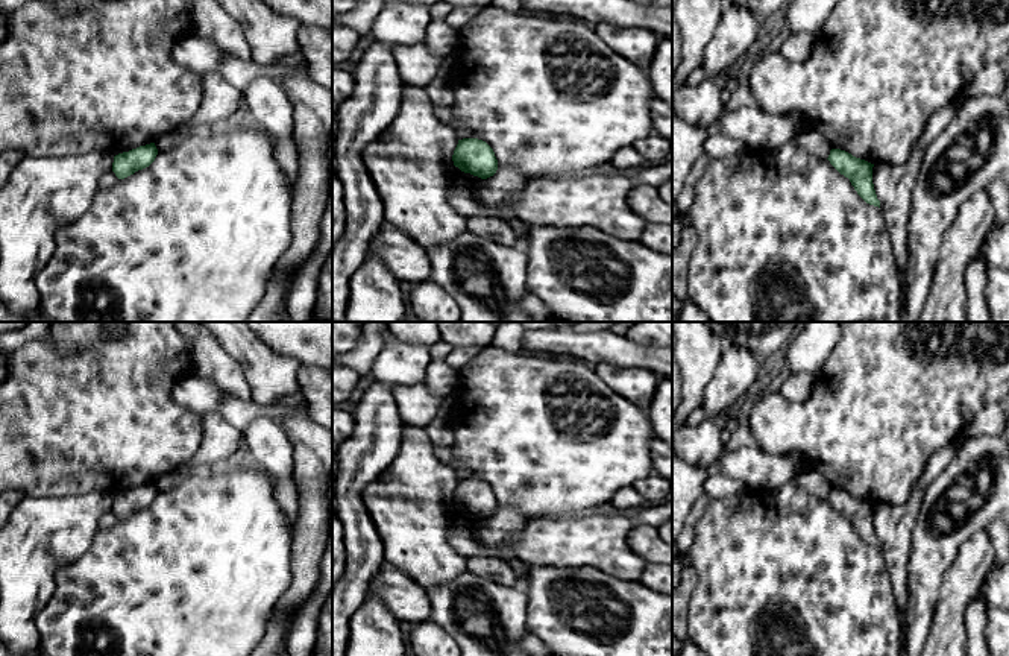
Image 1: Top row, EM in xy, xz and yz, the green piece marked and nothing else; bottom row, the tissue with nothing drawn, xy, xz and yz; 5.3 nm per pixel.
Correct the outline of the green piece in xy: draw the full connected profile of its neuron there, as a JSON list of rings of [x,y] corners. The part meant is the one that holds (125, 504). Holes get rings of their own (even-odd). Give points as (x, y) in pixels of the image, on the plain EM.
[[[155,483],[140,486],[114,497],[112,512],[118,519],[124,519],[138,510],[149,507],[158,495]]]

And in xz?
[[[478,478],[458,480],[452,501],[461,512],[481,519],[493,516],[498,510],[498,500],[493,489]]]

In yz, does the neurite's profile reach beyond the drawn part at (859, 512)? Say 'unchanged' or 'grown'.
unchanged

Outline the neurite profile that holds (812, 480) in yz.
[[[815,468],[798,472],[792,481],[819,500],[827,500],[831,490],[828,480]]]

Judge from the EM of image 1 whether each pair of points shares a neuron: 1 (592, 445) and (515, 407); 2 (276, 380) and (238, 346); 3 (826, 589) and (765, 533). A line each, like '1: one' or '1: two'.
1: one
2: one
3: one

